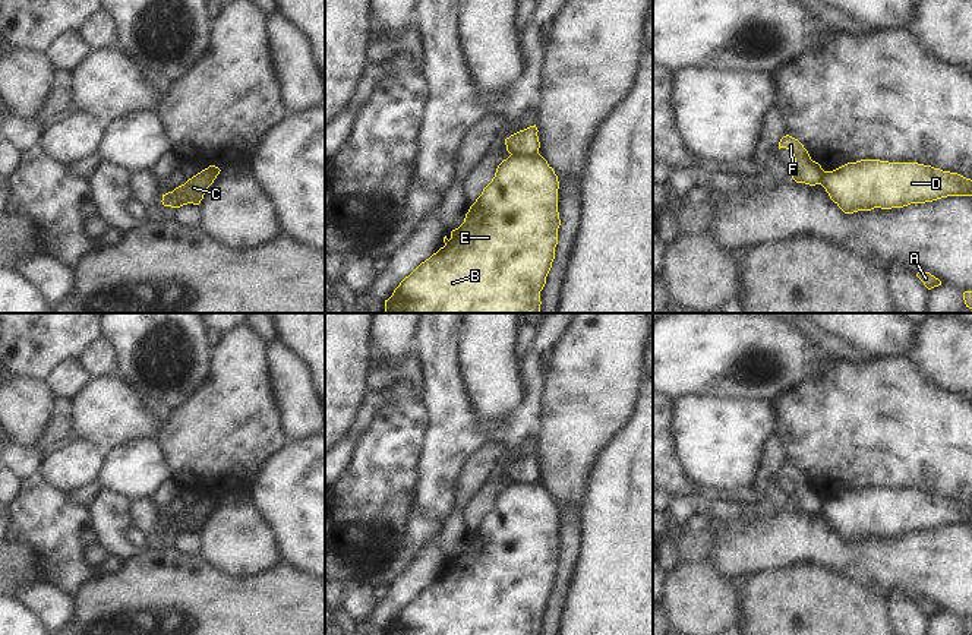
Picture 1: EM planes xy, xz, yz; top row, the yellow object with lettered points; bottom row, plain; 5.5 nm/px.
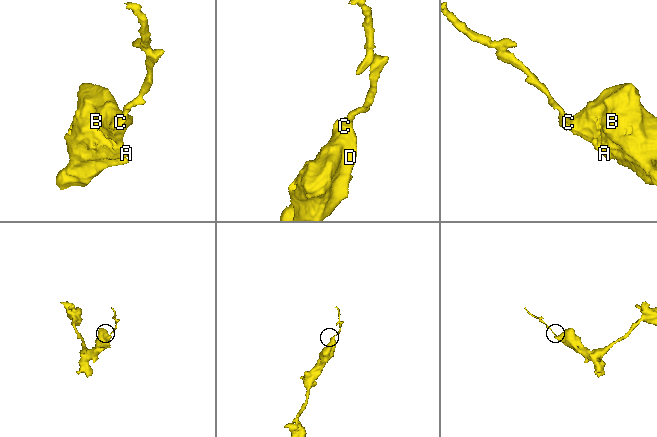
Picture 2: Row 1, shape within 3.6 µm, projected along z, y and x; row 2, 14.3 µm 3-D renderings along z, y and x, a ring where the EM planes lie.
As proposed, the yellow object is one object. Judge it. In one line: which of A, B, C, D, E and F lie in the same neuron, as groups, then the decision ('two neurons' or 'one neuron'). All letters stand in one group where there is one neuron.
A B D E / C F; two neurons

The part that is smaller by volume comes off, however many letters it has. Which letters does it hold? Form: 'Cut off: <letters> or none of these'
Cut off: C, F

